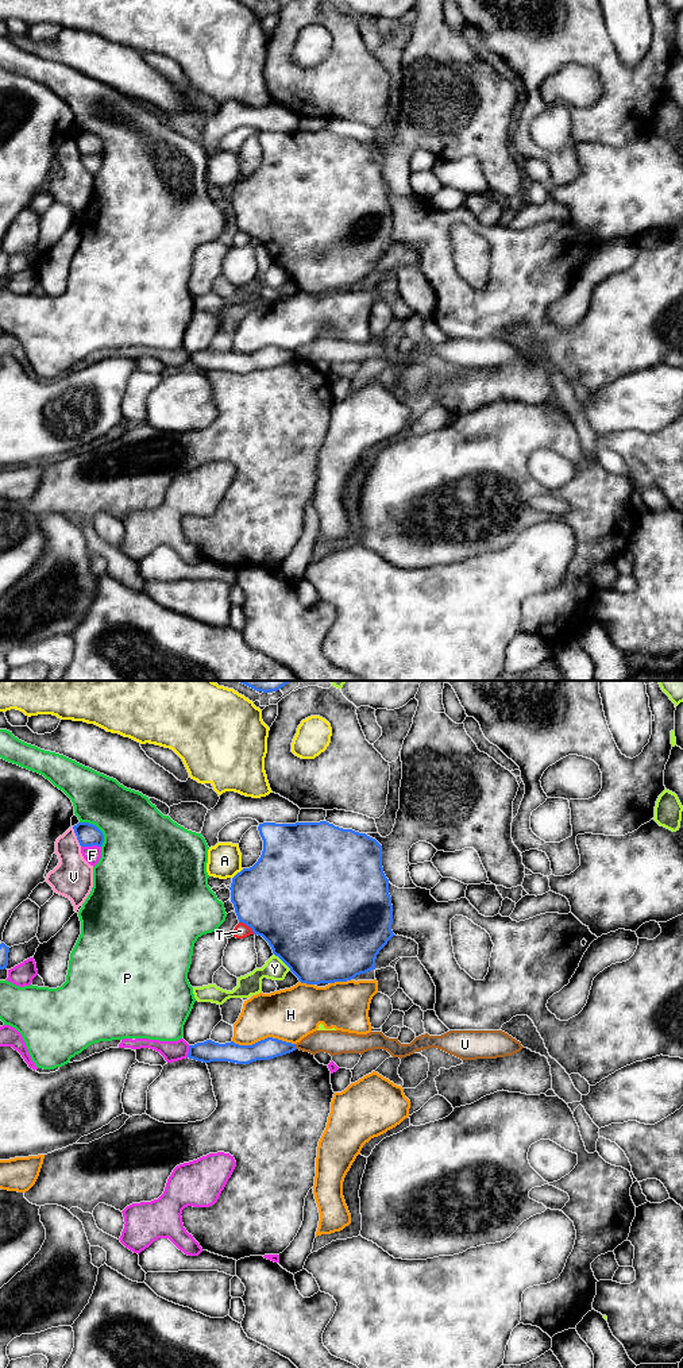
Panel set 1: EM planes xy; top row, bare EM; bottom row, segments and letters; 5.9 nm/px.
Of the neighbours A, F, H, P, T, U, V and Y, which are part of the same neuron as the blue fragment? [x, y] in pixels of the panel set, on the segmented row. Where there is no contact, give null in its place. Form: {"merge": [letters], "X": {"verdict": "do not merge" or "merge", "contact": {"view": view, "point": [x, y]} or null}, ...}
{"merge": [], "A": {"verdict": "do not merge", "contact": {"view": "xy", "point": [238, 873]}}, "F": {"verdict": "do not merge", "contact": {"view": "xy", "point": [91, 846]}}, "H": {"verdict": "do not merge", "contact": {"view": "xy", "point": [263, 1040]}}, "P": {"verdict": "do not merge", "contact": {"view": "xy", "point": [97, 828]}}, "T": {"verdict": "do not merge", "contact": {"view": "xy", "point": [247, 925]}}, "U": {"verdict": "do not merge", "contact": {"view": "xy", "point": [294, 1047]}}, "V": {"verdict": "do not merge", "contact": {"view": "xy", "point": [76, 835]}}, "Y": {"verdict": "do not merge", "contact": {"view": "xy", "point": [282, 960]}}}

